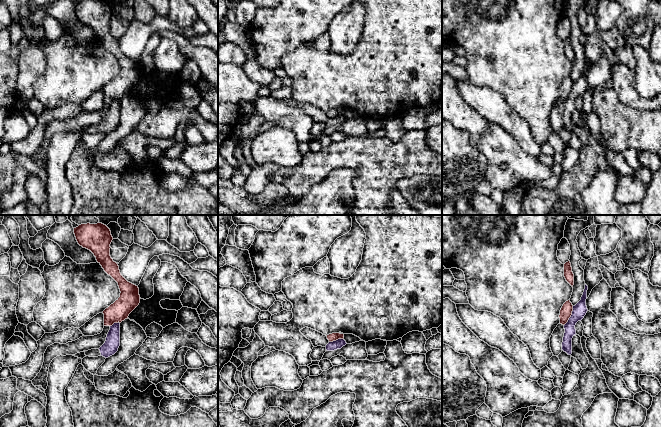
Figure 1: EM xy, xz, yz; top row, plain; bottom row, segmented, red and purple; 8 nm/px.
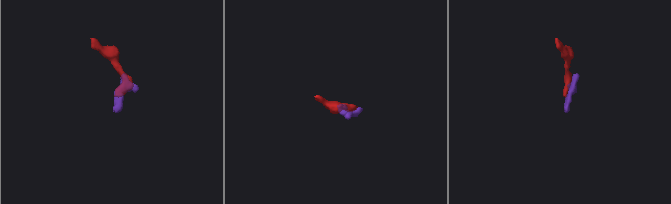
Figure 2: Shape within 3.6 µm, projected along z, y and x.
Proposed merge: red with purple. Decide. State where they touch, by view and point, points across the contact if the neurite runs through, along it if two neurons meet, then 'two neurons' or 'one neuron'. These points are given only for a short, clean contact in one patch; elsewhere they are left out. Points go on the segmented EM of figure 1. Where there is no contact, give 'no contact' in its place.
yz (570, 316) | along yz (573, 306), (571, 316), (564, 325) | two neurons

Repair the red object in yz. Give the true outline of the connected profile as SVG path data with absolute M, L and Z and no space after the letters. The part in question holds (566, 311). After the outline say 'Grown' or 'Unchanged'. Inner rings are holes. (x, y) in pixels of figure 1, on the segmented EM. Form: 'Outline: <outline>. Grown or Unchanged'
Outline: M570 300L566 301L560 310L560 324L565 325L572 315L573 305Z. Unchanged

